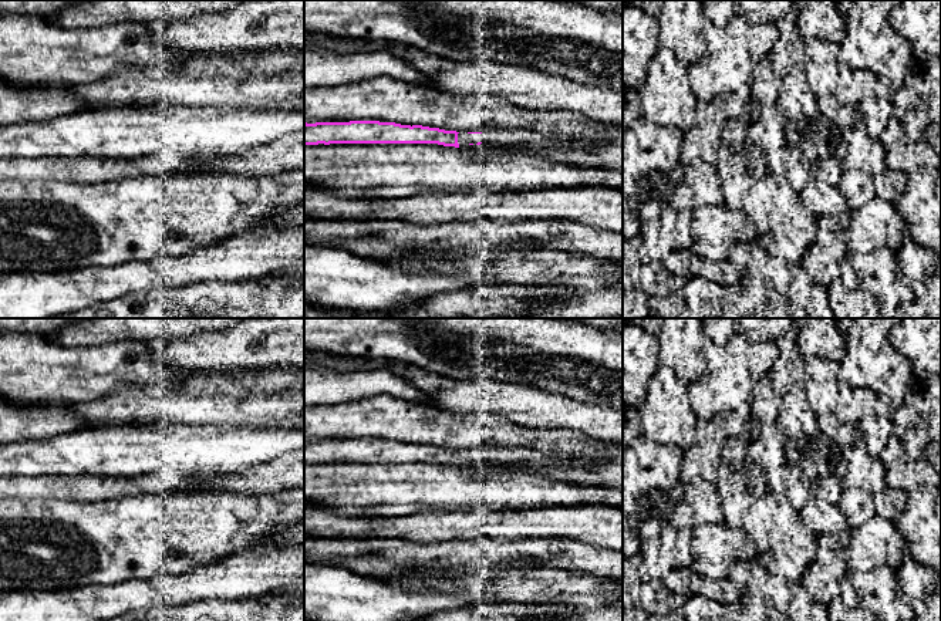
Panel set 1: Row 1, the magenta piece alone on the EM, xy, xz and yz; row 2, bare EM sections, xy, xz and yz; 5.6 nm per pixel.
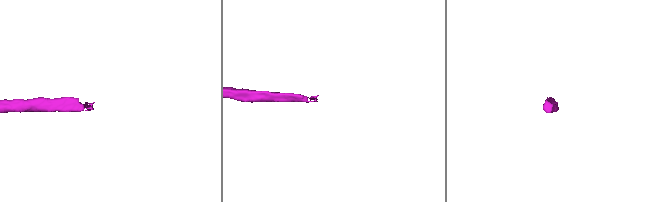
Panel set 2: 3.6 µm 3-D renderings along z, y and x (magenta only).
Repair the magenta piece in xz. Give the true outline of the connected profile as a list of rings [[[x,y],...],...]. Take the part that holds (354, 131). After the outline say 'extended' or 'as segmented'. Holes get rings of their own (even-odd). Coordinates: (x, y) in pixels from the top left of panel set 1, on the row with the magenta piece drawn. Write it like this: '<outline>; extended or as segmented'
[[[304,121],[304,145],[330,144],[438,144],[443,146],[465,148],[482,142],[500,146],[525,145],[533,148],[571,148],[591,149],[593,144],[584,141],[560,141],[530,131],[512,131],[505,128],[489,132],[456,132],[422,125],[401,125],[380,121],[316,122]]]; extended

